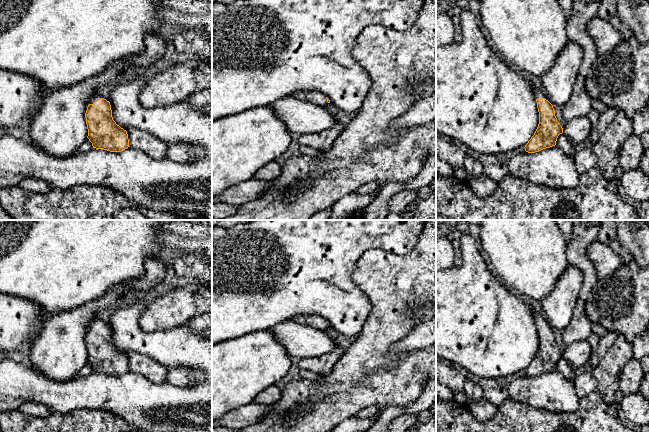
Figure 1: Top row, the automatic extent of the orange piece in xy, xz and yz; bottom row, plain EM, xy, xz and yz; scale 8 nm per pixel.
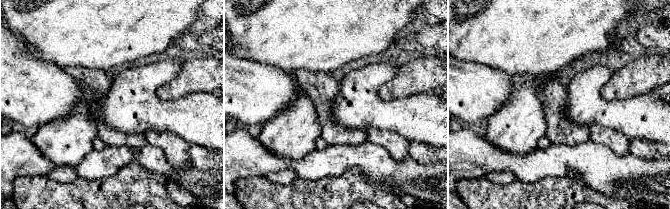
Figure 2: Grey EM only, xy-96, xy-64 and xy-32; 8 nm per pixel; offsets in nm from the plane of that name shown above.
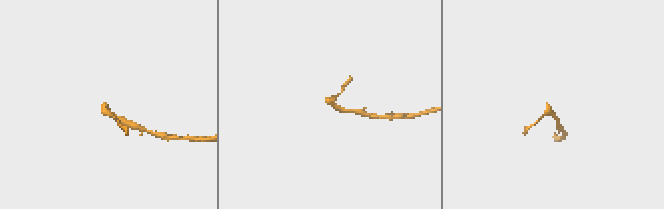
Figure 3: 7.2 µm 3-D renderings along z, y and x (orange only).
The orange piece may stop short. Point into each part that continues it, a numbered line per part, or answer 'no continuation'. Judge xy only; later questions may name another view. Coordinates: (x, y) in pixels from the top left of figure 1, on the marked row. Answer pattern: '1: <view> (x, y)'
1: xy (97, 96)

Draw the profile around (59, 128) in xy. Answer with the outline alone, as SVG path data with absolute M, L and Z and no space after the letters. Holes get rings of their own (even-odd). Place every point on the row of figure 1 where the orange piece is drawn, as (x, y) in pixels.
M157 32L146 35L145 46L142 54L119 60L99 75L50 92L31 121L30 143L57 158L75 154L88 136L85 113L90 99L101 88L118 82L128 66L147 68L166 51L166 42Z

